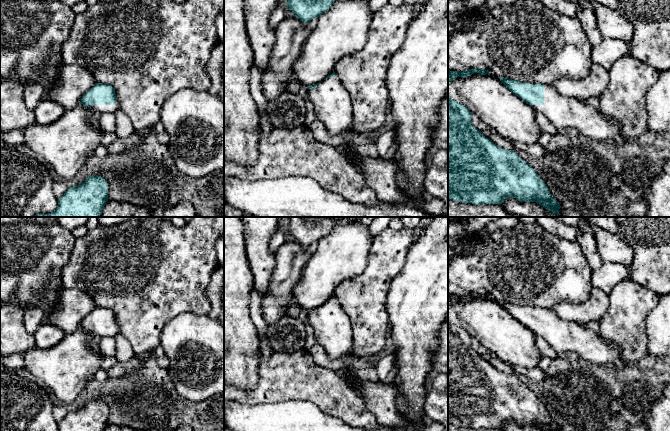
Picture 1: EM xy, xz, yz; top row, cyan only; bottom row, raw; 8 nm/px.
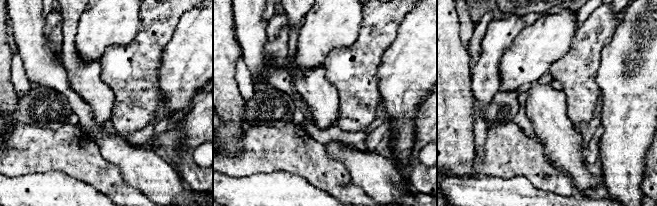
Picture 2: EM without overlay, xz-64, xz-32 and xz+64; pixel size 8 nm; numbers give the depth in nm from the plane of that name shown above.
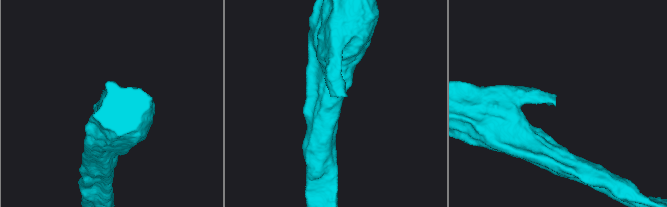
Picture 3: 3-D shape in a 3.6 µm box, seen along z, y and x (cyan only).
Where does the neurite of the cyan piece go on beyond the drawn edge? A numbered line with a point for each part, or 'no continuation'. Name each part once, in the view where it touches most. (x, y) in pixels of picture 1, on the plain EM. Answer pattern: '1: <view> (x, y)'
1: yz (561, 335)

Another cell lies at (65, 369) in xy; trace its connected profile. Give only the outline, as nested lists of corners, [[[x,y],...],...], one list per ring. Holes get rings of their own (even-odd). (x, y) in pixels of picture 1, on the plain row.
[[[83,328],[65,334],[63,339],[48,349],[33,348],[23,354],[24,368],[40,380],[60,401],[65,404],[73,402],[81,393],[88,381],[101,369],[104,358],[100,348],[96,348],[100,339]]]

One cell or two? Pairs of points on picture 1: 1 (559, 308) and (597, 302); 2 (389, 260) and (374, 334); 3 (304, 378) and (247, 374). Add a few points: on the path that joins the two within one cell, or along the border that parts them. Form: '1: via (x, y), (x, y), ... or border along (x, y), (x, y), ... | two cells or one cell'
1: via (568, 310), (588, 310) | one cell
2: via (376, 278), (374, 282), (374, 316) | one cell
3: border along (261, 359), (257, 383), (249, 390), (238, 388) | two cells

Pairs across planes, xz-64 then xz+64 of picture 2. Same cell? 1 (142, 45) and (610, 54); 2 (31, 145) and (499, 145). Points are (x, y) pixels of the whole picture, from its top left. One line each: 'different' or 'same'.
1: different
2: same

